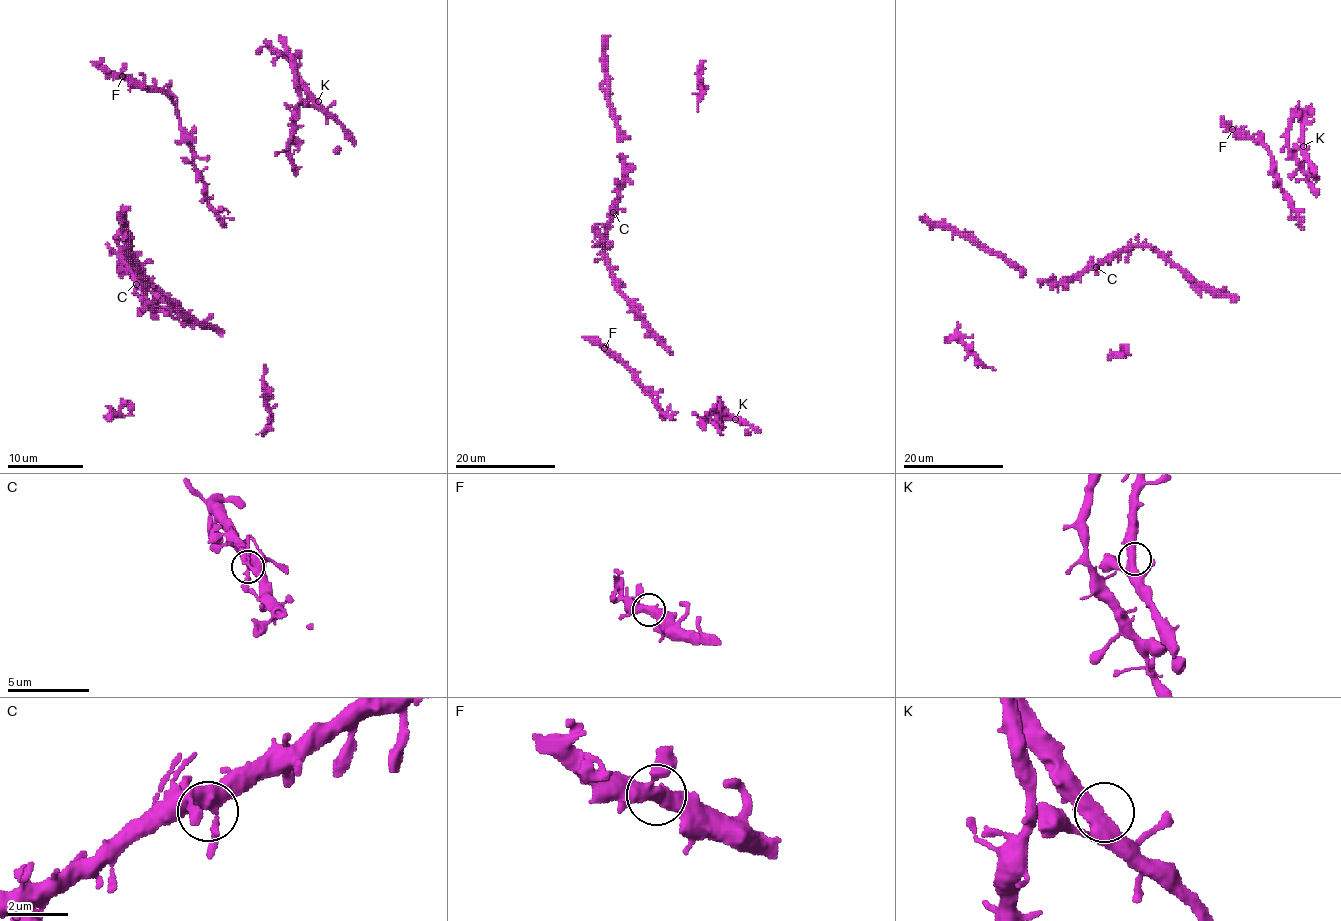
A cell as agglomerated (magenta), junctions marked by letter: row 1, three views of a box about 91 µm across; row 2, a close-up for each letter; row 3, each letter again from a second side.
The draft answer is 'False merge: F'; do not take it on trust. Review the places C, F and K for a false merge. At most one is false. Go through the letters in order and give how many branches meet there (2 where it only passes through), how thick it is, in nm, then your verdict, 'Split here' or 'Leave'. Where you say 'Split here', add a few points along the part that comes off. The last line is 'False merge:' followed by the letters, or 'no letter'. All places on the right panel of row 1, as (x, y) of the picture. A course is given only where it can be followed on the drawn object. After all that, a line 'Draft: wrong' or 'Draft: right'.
C: Branches: 3. Thickness 420 nm. Leave
F: Branches: 3. Thickness 360 nm. Leave
K: Branches: 3. Thickness 420 nm. Leave
False merge: no letter
Draft: wrong

